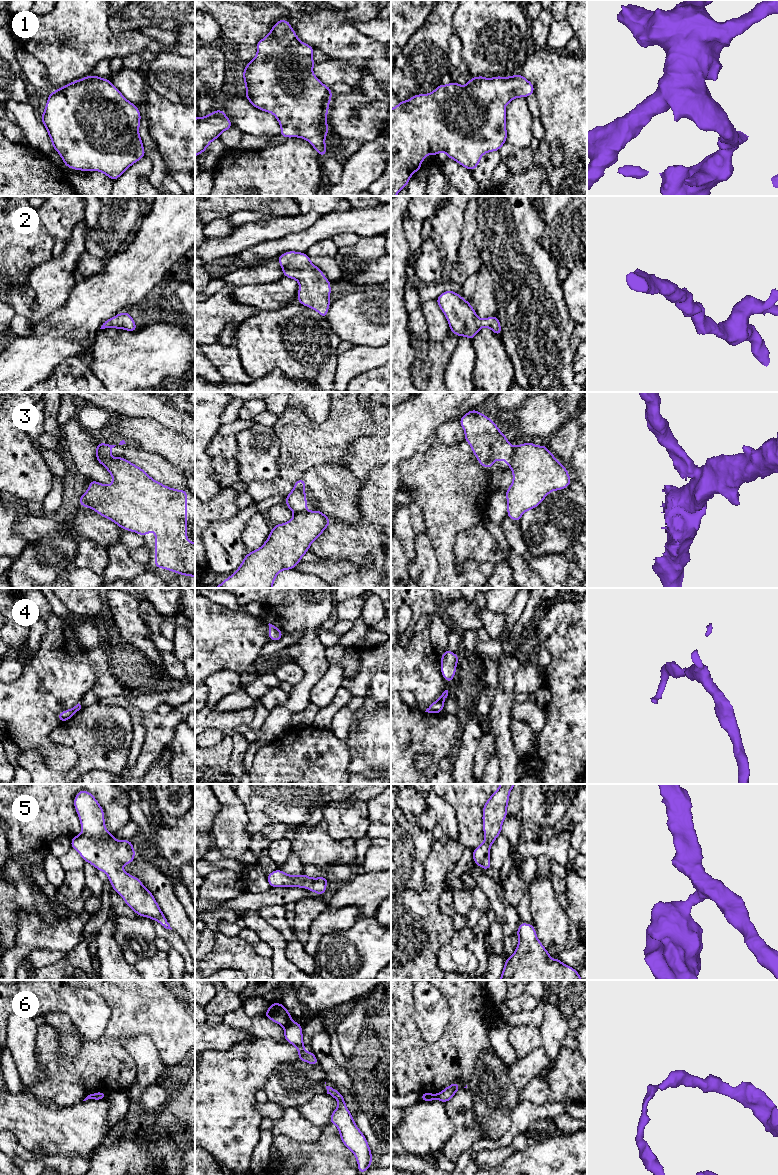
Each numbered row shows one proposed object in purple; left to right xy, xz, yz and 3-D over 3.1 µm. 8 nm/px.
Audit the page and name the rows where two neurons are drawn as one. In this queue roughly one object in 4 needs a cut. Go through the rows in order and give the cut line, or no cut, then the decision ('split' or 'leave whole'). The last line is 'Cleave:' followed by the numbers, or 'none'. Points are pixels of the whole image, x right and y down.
1: cut none; leave whole
2: cut none; leave whole
3: cut yz (513, 447), (513, 456), (508, 465); split
4: cut none; leave whole
5: cut none; leave whole
6: cut xz (291, 1021), (284, 1027); split
Cleave: 3, 6

